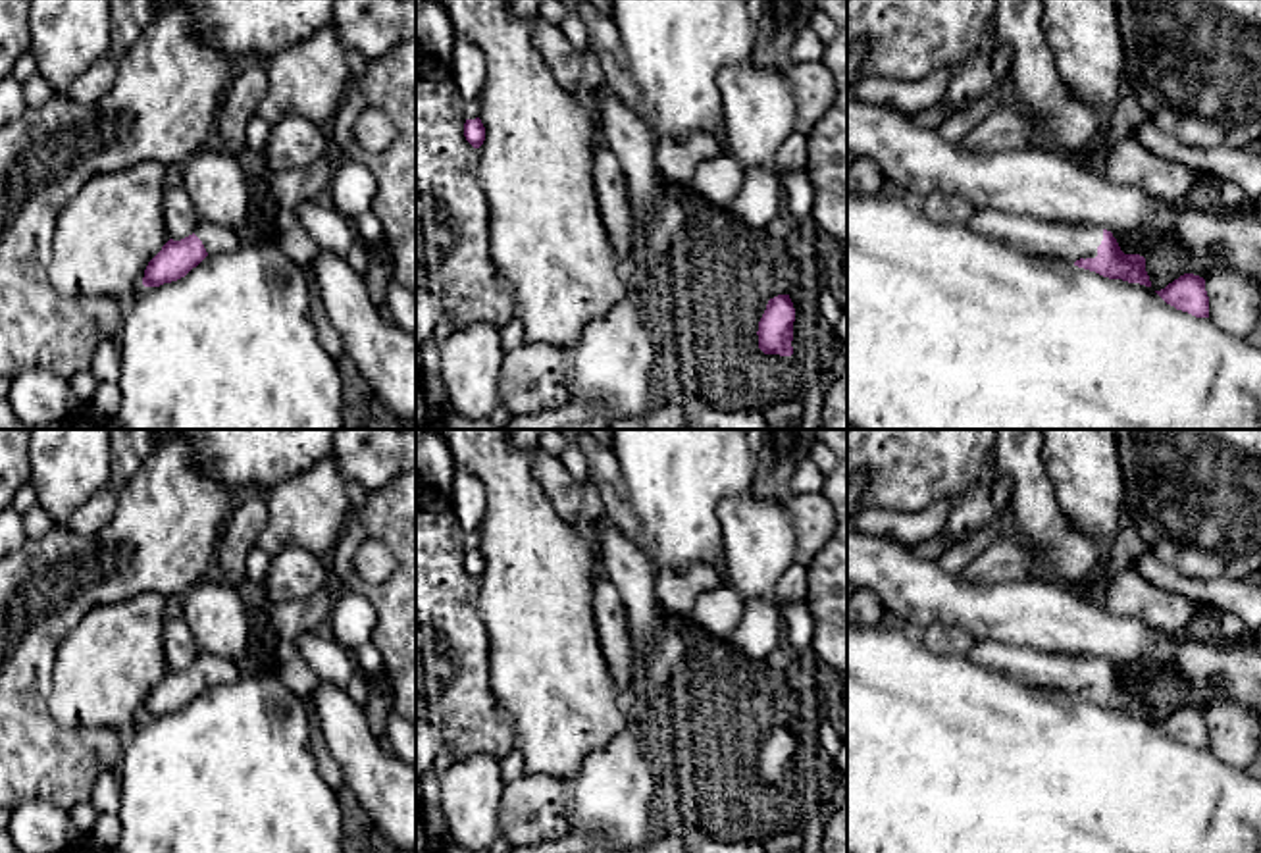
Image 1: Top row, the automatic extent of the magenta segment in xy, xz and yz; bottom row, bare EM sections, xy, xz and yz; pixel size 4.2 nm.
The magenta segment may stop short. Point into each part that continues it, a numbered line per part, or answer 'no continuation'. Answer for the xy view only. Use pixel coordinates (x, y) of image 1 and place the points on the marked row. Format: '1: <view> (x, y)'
1: xy (216, 239)

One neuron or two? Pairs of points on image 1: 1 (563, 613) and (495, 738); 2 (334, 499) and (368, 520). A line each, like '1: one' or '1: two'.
1: two
2: two

